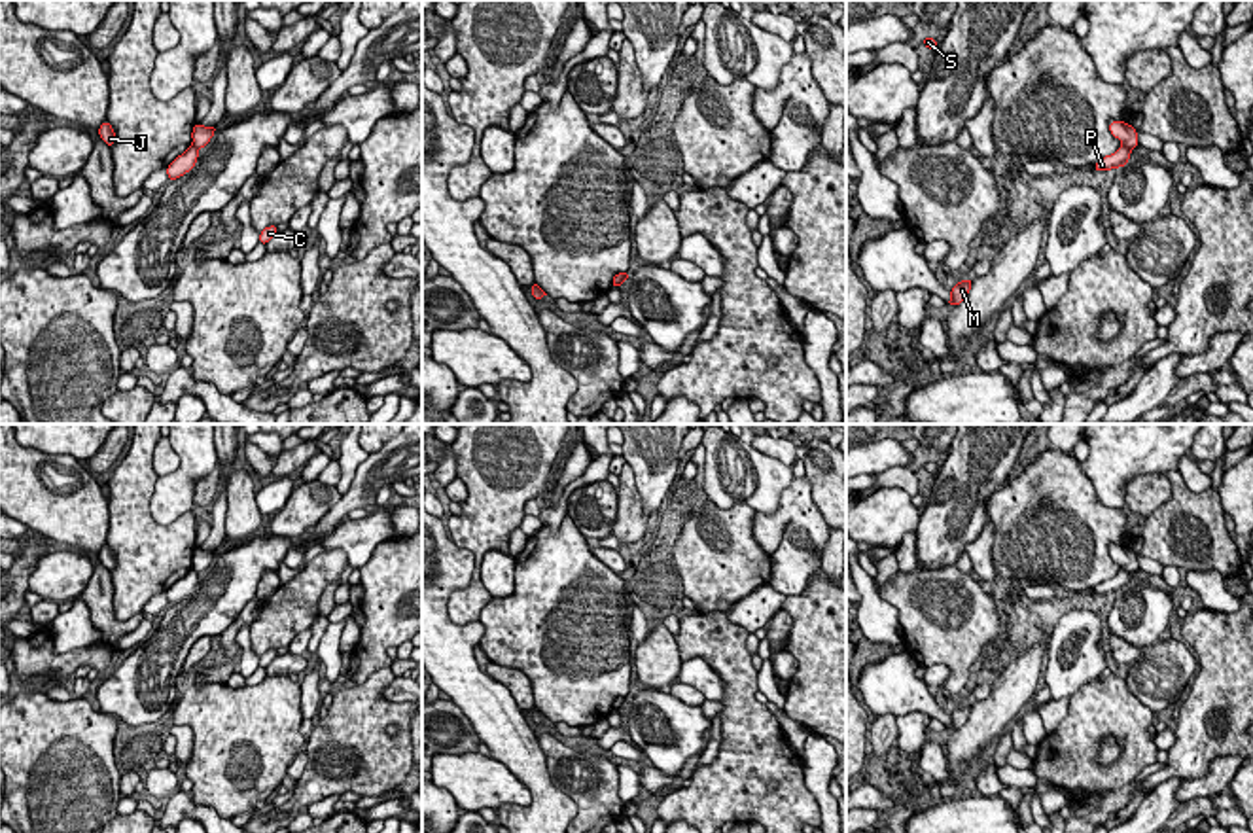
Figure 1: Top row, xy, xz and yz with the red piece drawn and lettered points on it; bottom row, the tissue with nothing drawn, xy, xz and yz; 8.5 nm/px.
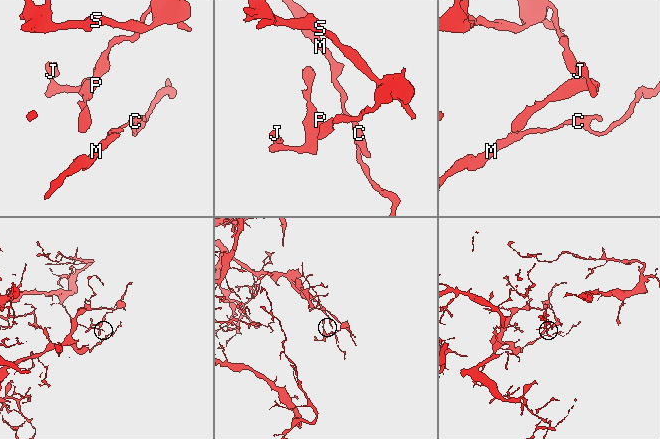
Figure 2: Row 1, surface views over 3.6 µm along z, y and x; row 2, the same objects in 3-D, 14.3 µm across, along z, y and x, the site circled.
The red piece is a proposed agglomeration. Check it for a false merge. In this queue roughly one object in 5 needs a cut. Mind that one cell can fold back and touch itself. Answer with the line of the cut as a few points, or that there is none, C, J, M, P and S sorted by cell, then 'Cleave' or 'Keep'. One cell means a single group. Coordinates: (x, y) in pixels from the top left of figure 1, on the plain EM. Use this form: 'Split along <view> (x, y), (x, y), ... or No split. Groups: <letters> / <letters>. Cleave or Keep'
Split along yz (1121, 568), (1130, 574). Groups: C M S / J P. Cleave

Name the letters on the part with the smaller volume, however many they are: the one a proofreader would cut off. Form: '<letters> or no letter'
J, P

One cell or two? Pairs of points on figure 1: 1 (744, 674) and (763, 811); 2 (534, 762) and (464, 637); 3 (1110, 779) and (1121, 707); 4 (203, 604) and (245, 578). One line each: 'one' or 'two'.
1: one
2: one
3: one
4: one

